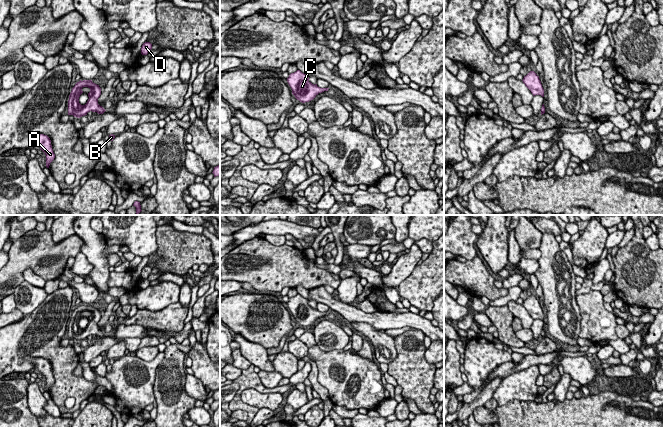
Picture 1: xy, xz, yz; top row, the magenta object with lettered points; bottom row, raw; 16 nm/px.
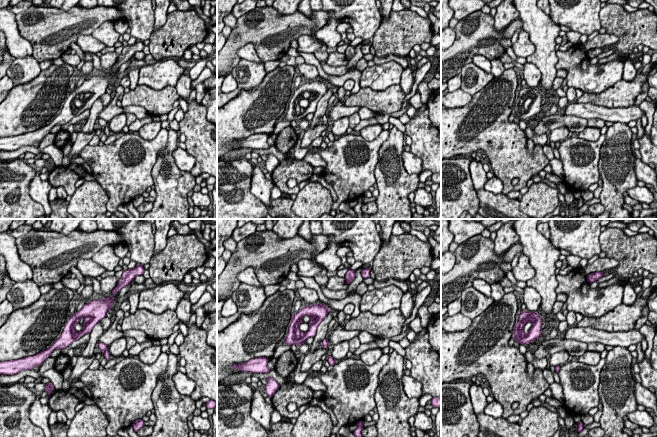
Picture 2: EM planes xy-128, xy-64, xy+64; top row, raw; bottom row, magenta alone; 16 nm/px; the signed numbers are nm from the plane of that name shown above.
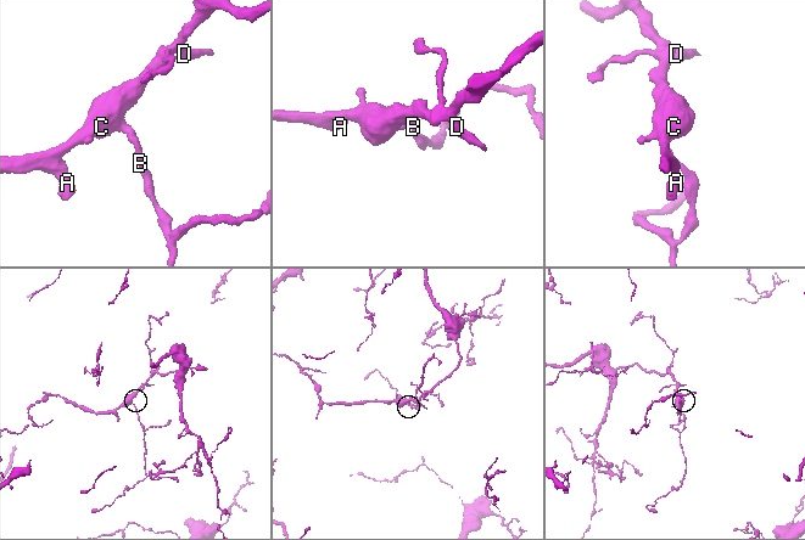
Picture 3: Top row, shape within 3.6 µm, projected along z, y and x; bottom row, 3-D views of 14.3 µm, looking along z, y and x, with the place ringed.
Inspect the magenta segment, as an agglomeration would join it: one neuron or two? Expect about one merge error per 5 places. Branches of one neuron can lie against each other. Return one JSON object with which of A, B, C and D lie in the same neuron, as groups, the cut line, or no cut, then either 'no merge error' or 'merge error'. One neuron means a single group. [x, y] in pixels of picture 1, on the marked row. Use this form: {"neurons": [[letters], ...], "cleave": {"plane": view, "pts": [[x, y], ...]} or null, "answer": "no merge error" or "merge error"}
{"neurons": [["A", "B", "C", "D"]], "cleave": null, "answer": "no merge error"}

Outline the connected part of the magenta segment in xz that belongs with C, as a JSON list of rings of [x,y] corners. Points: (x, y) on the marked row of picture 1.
[[[300,70],[291,73],[287,78],[287,82],[292,89],[292,94],[302,103],[313,100],[319,93],[329,89],[320,88],[317,84],[312,84],[309,81],[309,77]]]

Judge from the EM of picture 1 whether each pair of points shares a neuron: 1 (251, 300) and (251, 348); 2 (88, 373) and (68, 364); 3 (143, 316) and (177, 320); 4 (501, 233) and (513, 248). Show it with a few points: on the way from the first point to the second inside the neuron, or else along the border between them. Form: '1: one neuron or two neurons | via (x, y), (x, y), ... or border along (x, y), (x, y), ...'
1: two neurons | border along (236, 333), (259, 343), (266, 350)
2: two neurons | border along (82, 376), (87, 380), (94, 381), (98, 385)
3: one neuron | via (151, 320), (169, 320)
4: two neurons | border along (509, 231), (508, 261)

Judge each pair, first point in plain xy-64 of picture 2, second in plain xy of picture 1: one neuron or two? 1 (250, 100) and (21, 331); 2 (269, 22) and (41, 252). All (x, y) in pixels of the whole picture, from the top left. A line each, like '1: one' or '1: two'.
1: one
2: one

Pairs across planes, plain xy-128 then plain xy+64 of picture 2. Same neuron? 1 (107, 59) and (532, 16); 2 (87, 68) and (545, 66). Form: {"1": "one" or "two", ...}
{"1": "two", "2": "two"}

